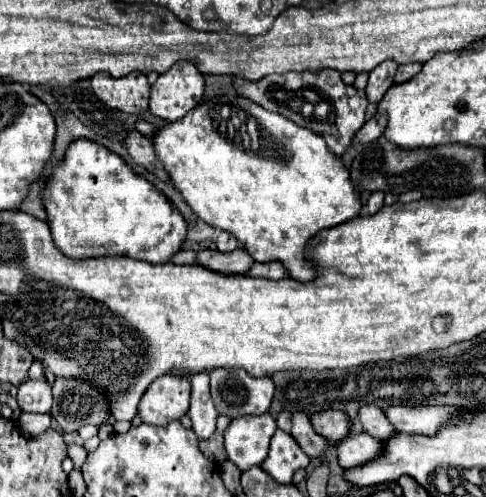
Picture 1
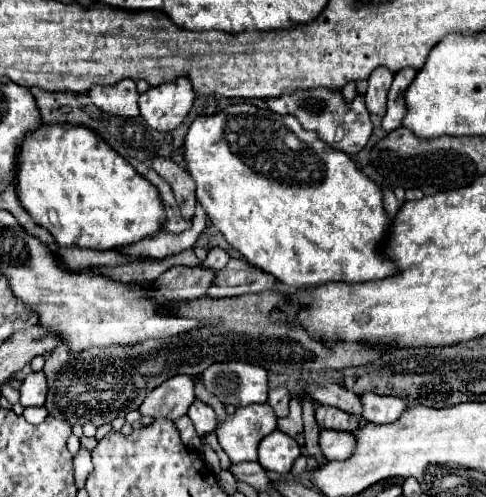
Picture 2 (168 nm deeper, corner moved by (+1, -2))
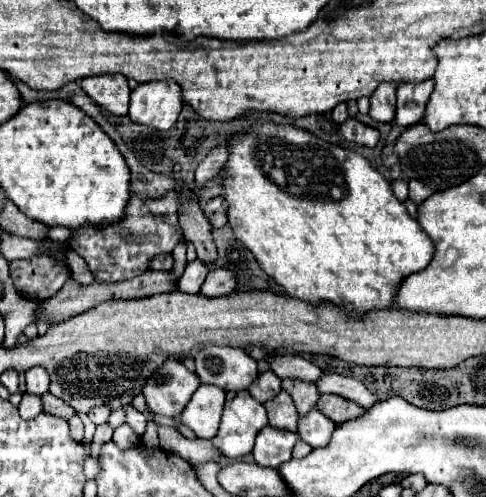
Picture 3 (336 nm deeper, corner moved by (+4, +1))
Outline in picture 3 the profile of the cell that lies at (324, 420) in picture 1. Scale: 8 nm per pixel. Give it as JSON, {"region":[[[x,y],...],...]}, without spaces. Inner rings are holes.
{"region":[[[323,394],[317,402],[317,410],[323,412],[329,420],[333,420],[335,424],[343,424],[345,420],[353,420],[359,418],[365,410],[341,396],[335,394]]]}

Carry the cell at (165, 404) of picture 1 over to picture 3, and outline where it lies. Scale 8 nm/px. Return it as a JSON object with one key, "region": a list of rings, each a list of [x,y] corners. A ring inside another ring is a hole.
{"region":[[[169,360],[161,372],[147,380],[143,396],[151,412],[173,418],[185,410],[199,384],[201,382],[193,372],[189,372],[183,364],[177,364],[177,360]]]}

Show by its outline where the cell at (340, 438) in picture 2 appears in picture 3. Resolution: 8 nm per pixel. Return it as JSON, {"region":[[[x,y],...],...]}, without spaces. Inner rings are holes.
{"region":[[[313,408],[313,412],[309,412],[309,416],[305,416],[305,420],[299,418],[297,434],[311,448],[321,448],[321,446],[329,444],[335,428],[337,426],[325,414],[321,414],[317,408]]]}

